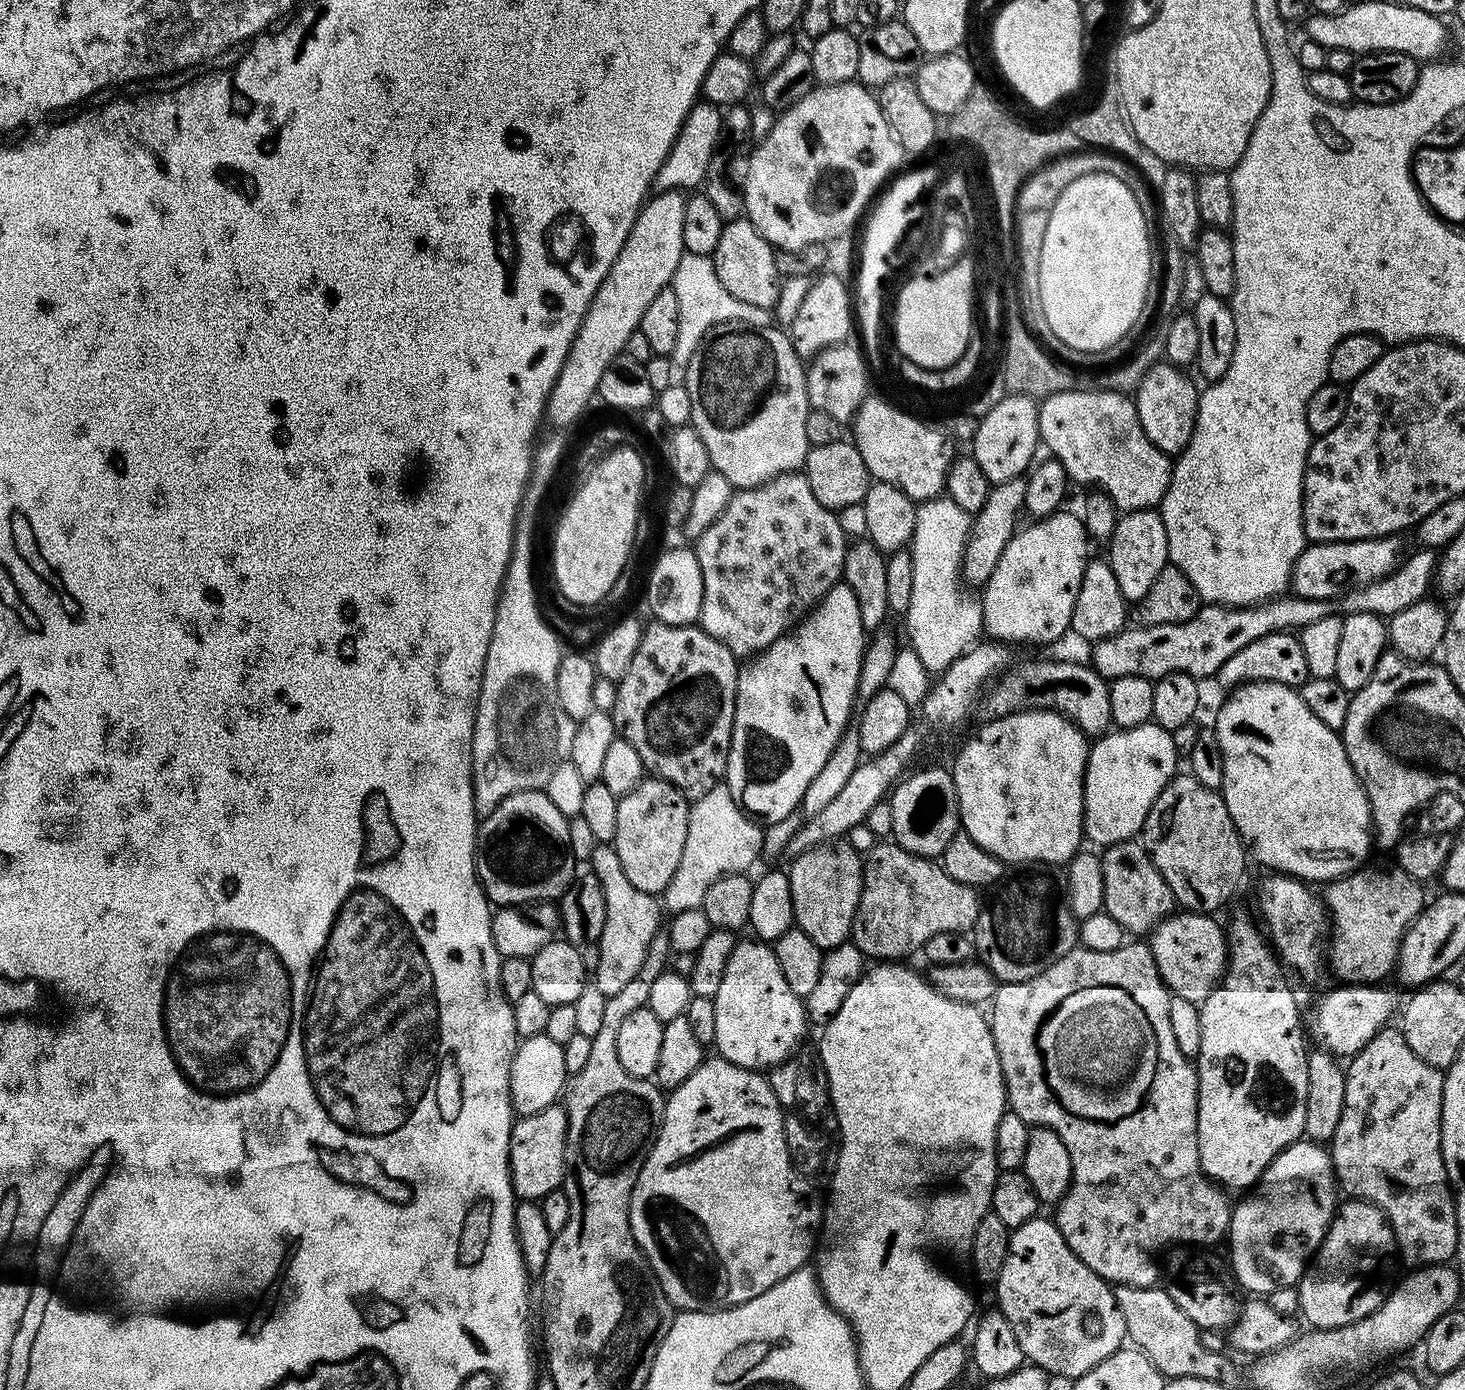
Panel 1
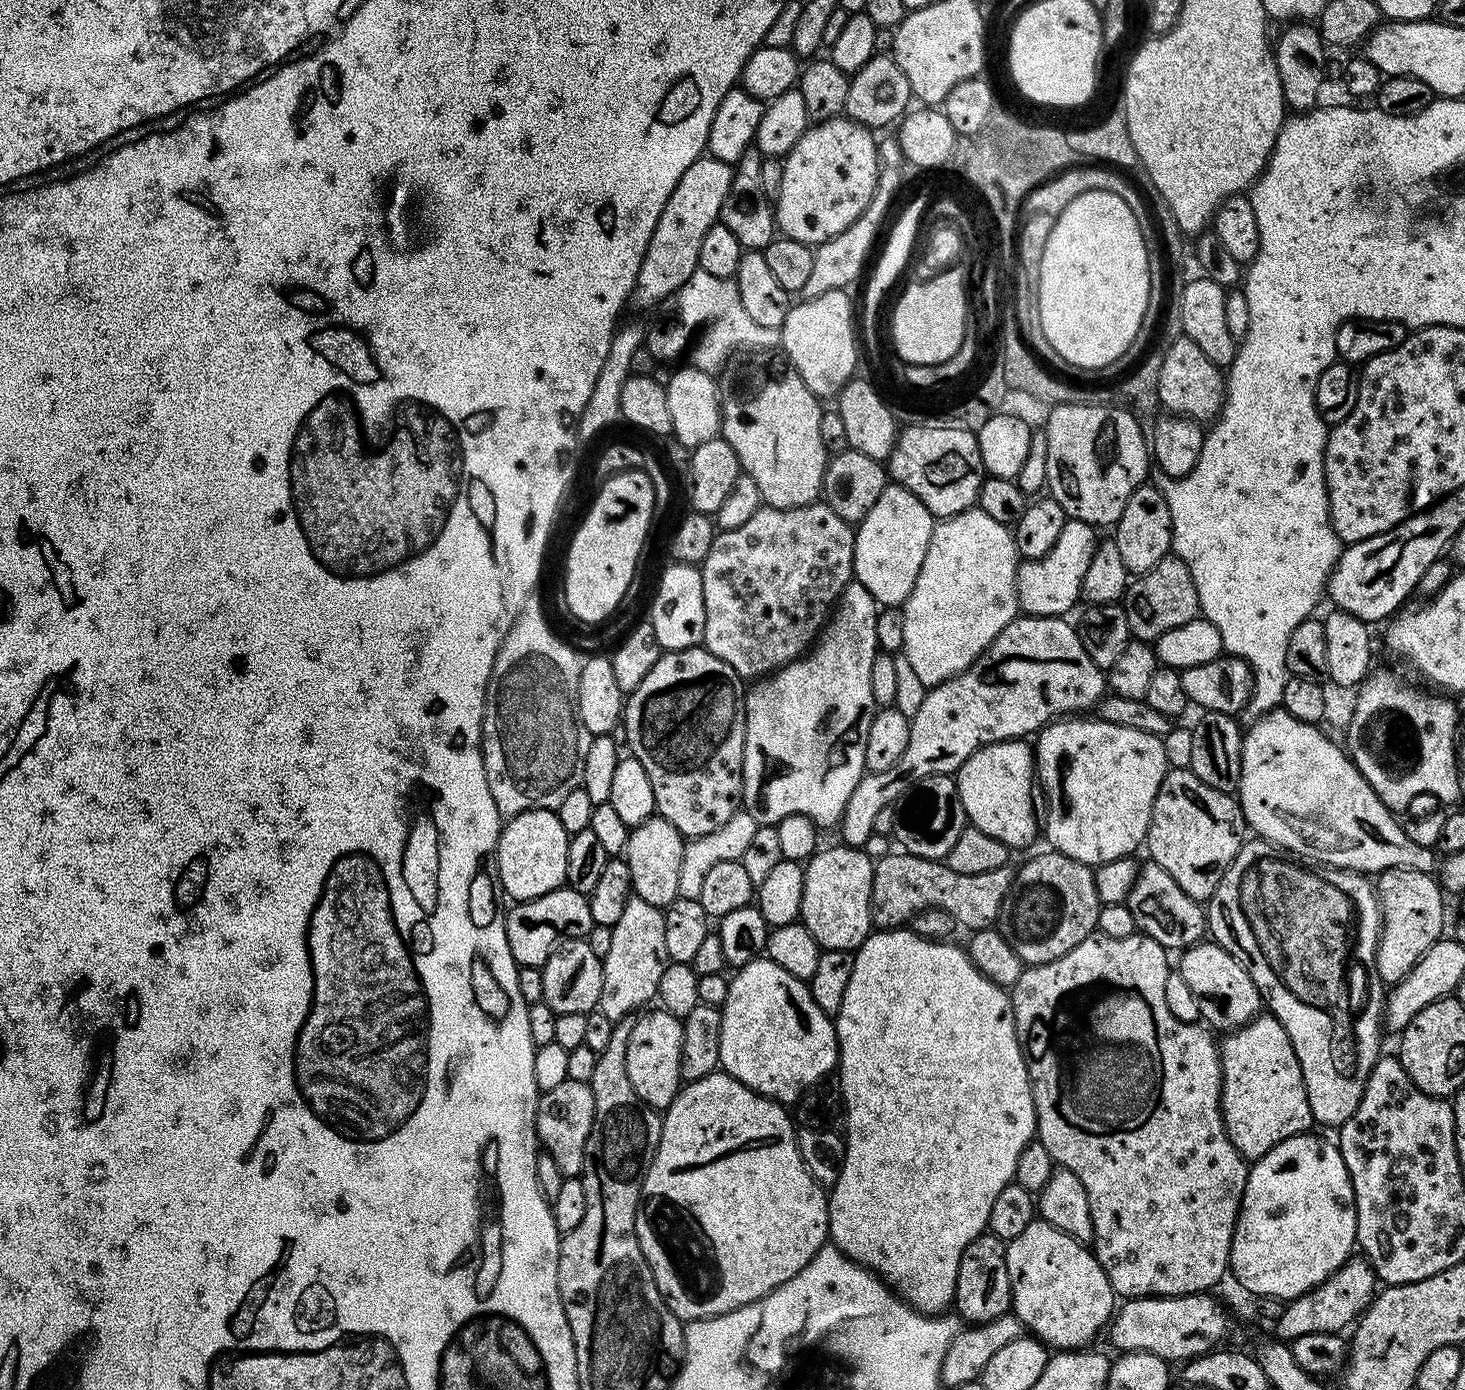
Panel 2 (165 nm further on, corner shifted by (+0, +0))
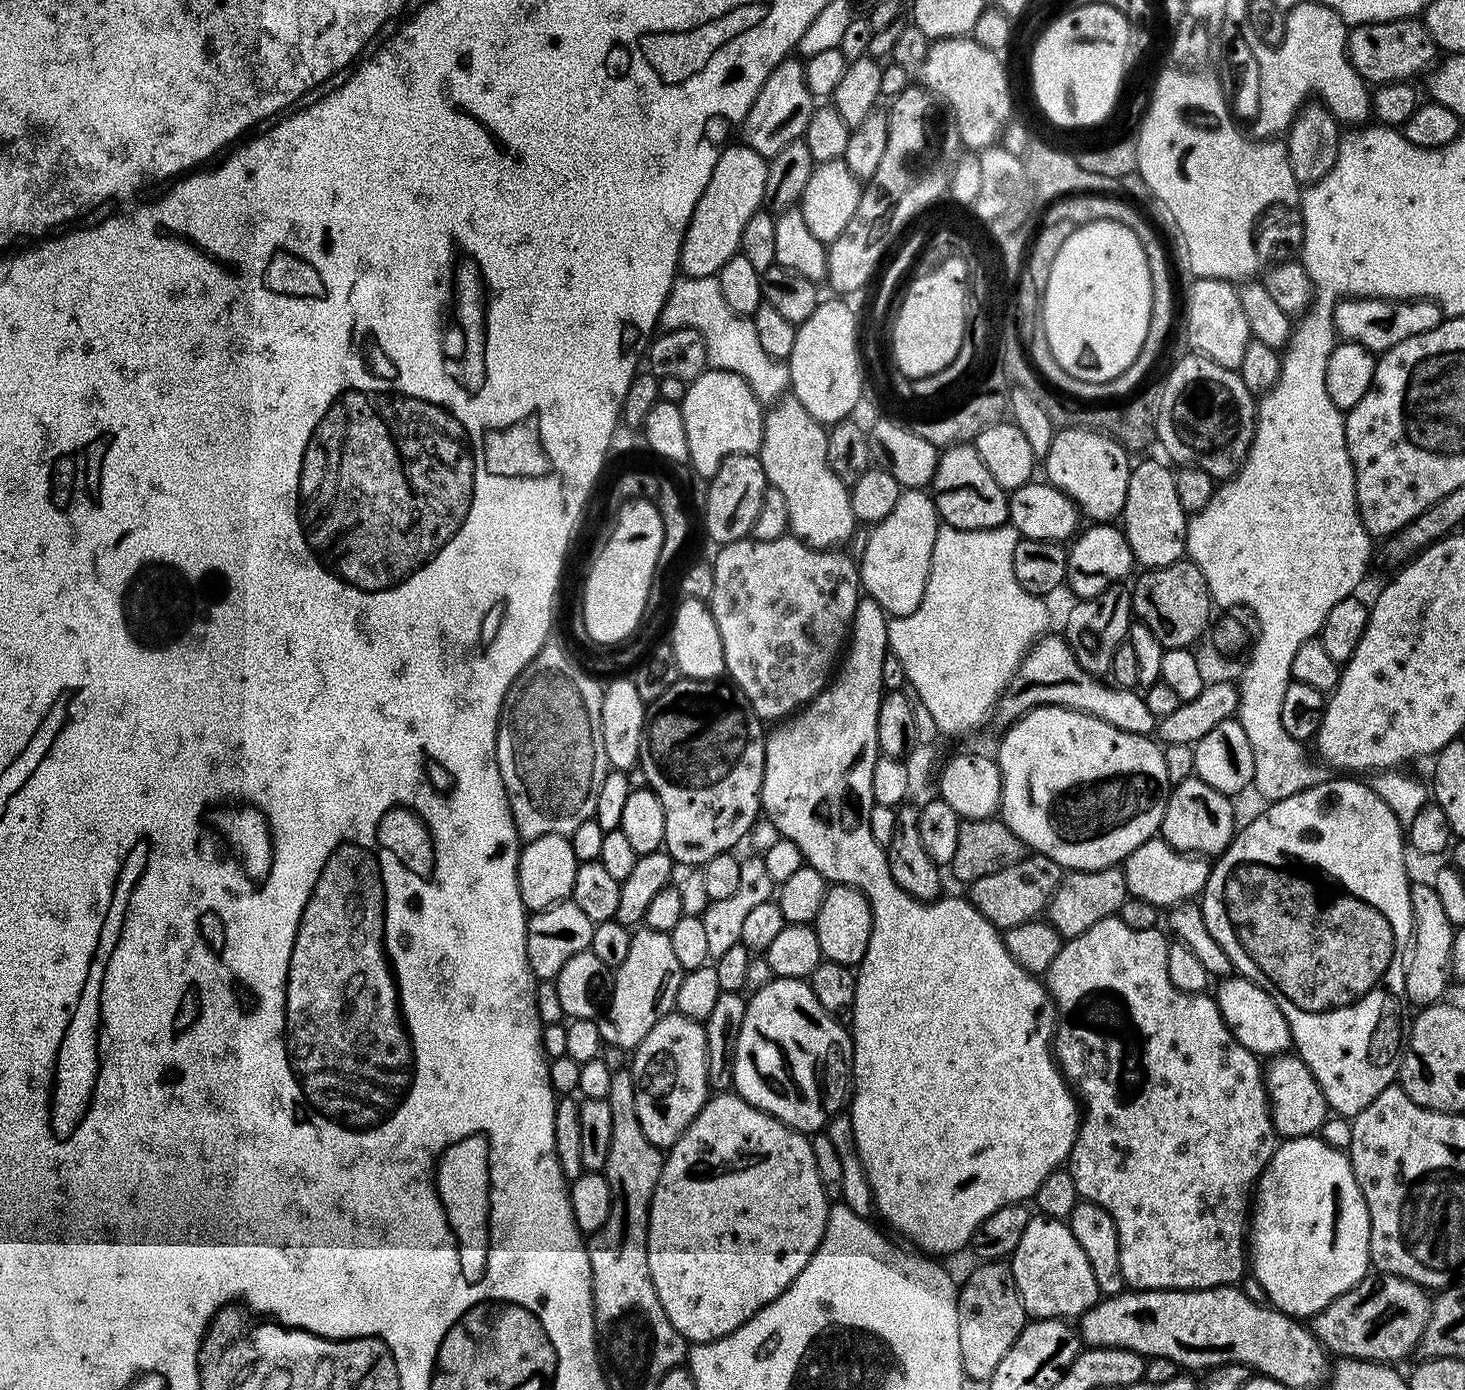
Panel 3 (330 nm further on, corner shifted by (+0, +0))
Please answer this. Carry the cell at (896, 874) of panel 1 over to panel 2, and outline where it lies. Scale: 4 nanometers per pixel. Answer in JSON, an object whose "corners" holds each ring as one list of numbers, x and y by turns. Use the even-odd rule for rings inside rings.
{"corners":[[903,850,894,852,879,857,874,864,873,925,884,930,898,928,907,925,920,912,932,908,952,914,957,923,964,928,968,927,968,930,991,928,999,921,1014,888,1011,867,990,870,990,874,957,874,955,870,950,870,947,862,912,856]]}

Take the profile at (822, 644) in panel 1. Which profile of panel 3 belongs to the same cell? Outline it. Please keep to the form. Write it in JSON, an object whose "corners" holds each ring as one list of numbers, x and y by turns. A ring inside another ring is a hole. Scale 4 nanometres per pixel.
{"corners":[[862,598,854,610,850,639,847,641,842,663,834,679,809,704,804,705,791,718,777,723,773,727,776,728,773,732,771,729,767,733,764,741,764,777,760,806,763,815,774,822,781,837,794,842,794,846,802,850,807,867,818,870,818,874,822,874,825,881,832,884,854,886,868,899,868,904,872,907,872,933,866,946,866,954,855,969,856,997,850,1009,854,1077,854,1091,850,1096,850,1115,854,1126,856,1149,872,1187,875,1211,877,1213,880,1211,884,1215,885,1222,894,1231,901,1232,910,1243,917,1244,924,1252,929,1252,932,1255,929,1257,940,1258,936,1256,948,1256,959,1248,967,1249,980,1223,990,1218,994,1210,1035,1197,1038,1186,1042,1186,1044,1179,1057,1171,1063,1165,1060,1164,1063,1160,1065,1163,1071,1157,1076,1134,1080,1131,1082,1108,1056,1063,1052,1043,1057,1018,1047,987,1041,981,1039,984,1036,981,1039,979,1033,973,1027,972,1022,966,1018,966,1018,962,1014,962,1014,958,1010,958,1003,935,972,905,971,900,963,895,960,897,944,894,932,903,924,903,898,886,891,877,890,867,887,865,885,845,874,842,874,834,870,834,870,810,874,803,872,799,874,766,881,755,878,742,878,706,885,694,882,684,882,662,890,656,888,621,889,617,876,600]]}

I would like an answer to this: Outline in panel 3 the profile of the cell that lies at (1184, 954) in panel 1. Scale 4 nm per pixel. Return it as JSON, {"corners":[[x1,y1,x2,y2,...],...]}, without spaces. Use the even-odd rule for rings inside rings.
{"corners":[[1233,974,1227,978,1221,979,1220,984,1214,991,1214,999,1226,1026,1230,1030,1232,1037,1246,1050,1250,1050,1257,1058,1271,1058,1284,1053,1293,1047,1290,1026,1286,1018,1282,1018,1282,1010,1254,982,1250,982,1244,976]]}

